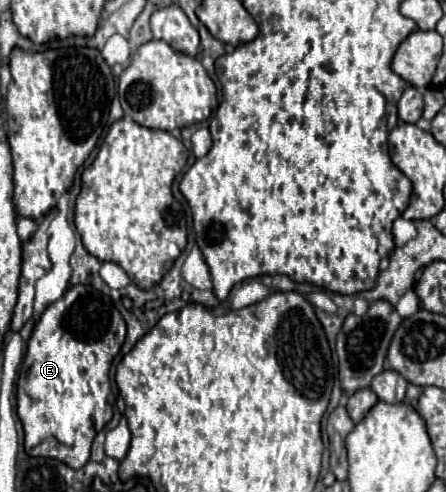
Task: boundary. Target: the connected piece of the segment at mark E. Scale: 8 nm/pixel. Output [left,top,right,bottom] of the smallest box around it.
[17,284,125,468]

